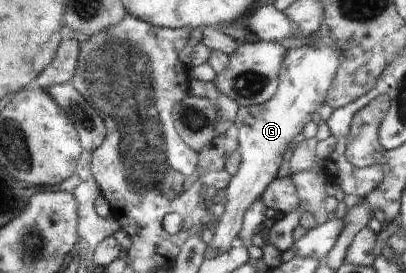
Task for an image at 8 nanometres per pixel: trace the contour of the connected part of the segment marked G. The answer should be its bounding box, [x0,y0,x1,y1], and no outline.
[208,46,341,254]

